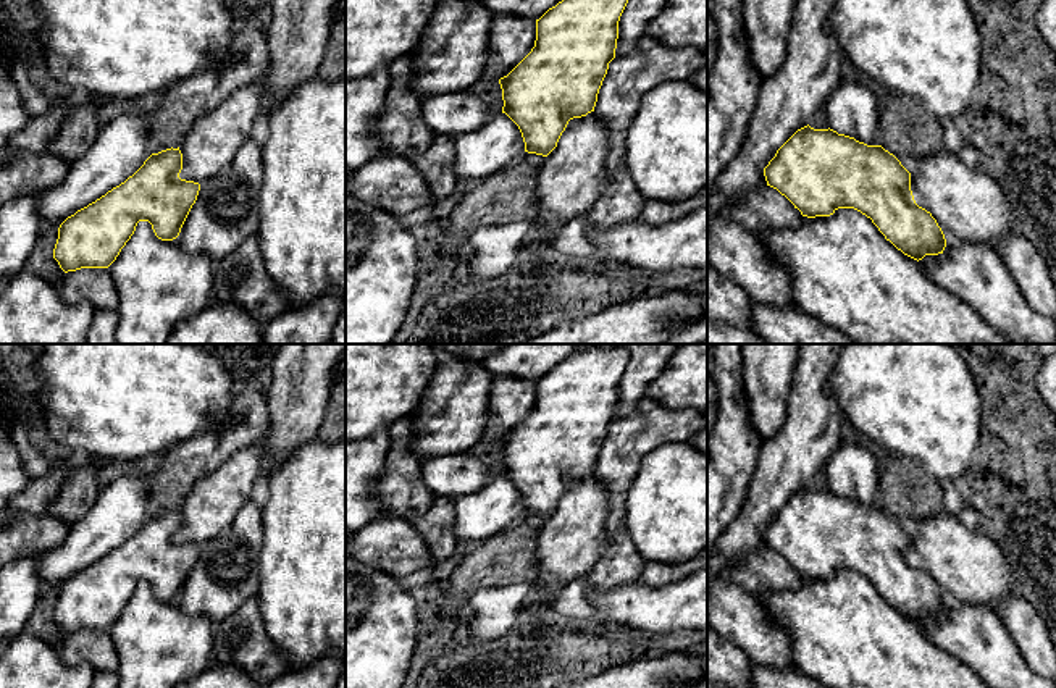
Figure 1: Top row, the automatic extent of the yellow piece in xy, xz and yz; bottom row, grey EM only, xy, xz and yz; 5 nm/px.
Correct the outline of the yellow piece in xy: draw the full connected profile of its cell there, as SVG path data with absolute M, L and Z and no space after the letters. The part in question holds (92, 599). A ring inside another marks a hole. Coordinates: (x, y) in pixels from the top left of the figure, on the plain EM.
M179 509L152 515L124 544L68 578L53 610L60 630L108 630L139 583L149 583L161 602L176 601L200 552L179 539L181 531Z

